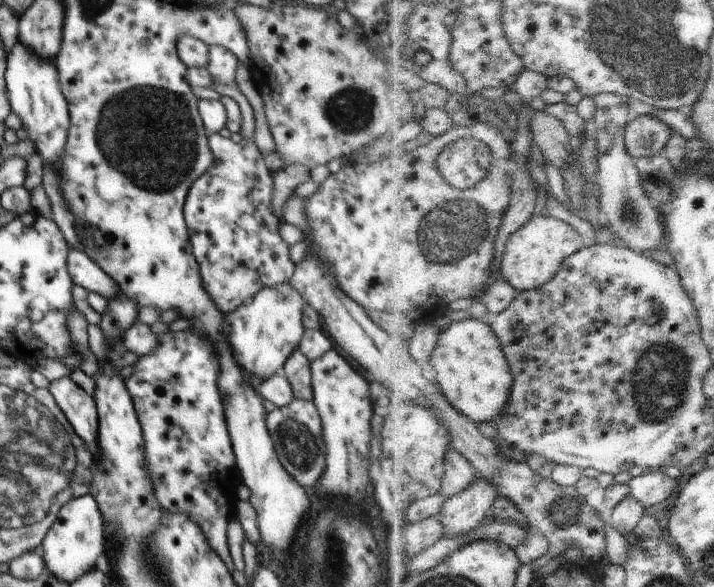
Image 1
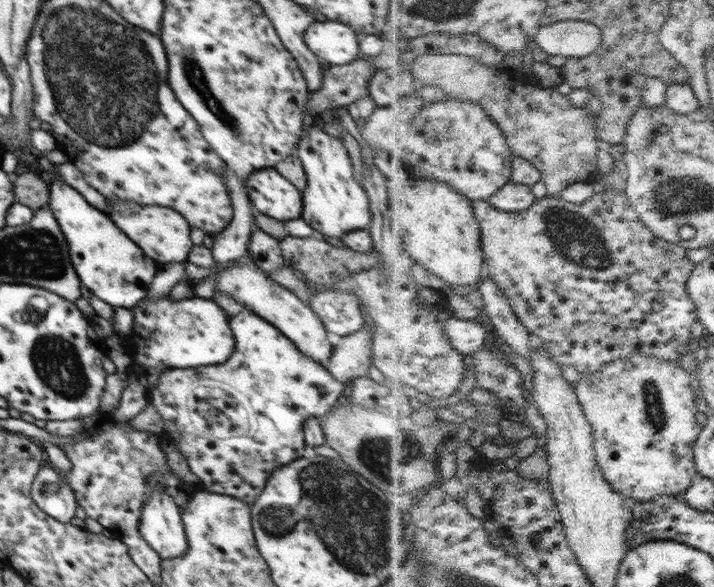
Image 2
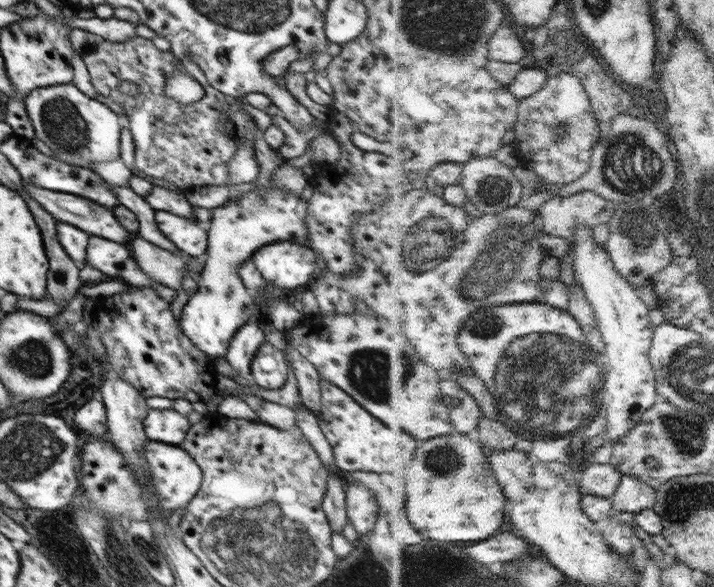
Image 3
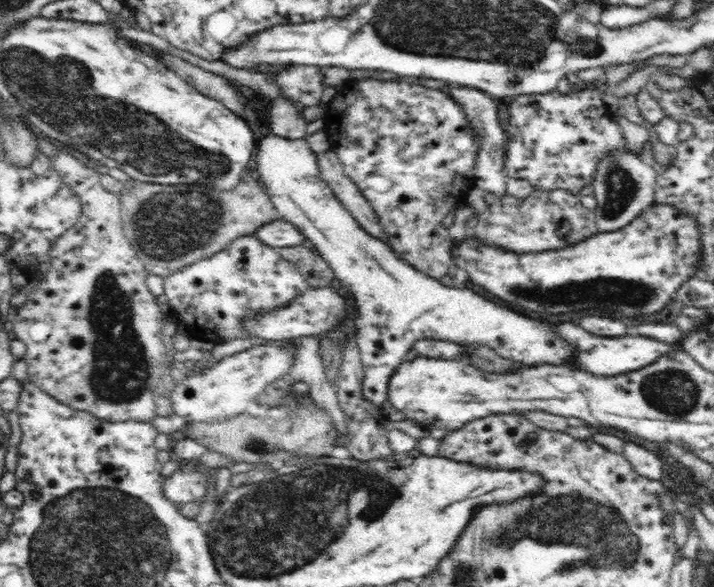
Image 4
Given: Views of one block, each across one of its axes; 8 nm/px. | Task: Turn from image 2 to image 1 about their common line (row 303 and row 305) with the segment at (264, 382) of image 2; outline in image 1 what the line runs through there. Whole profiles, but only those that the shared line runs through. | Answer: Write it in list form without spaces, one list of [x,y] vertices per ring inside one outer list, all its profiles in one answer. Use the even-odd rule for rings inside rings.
[[[212,133],[207,142],[215,164],[191,184],[183,207],[183,216],[202,287],[214,300],[214,304],[218,304],[222,312],[228,313],[250,301],[265,287],[288,283],[294,275],[296,265],[289,256],[290,246],[281,240],[278,233],[282,221],[274,216],[271,208],[272,172],[267,168],[253,138],[232,142],[230,138],[223,138],[219,133]]]

